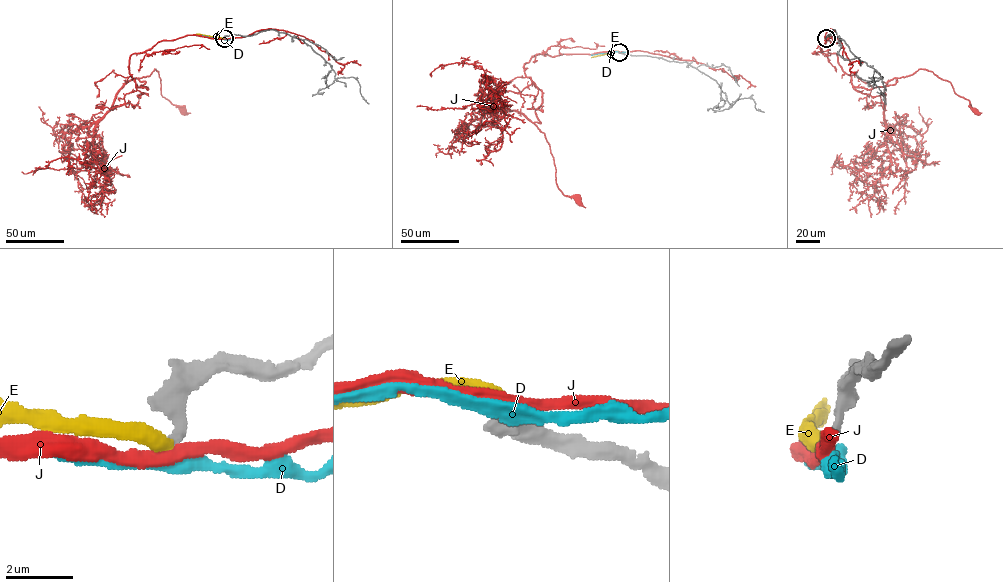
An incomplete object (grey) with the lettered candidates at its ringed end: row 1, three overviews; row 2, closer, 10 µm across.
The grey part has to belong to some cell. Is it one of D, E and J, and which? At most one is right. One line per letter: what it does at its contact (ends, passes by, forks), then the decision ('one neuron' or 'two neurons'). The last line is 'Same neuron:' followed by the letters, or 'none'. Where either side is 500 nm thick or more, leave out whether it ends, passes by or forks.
D: it passes by; two neurons
E: it ends; one neuron
J: it passes by; two neurons
Same neuron: E

